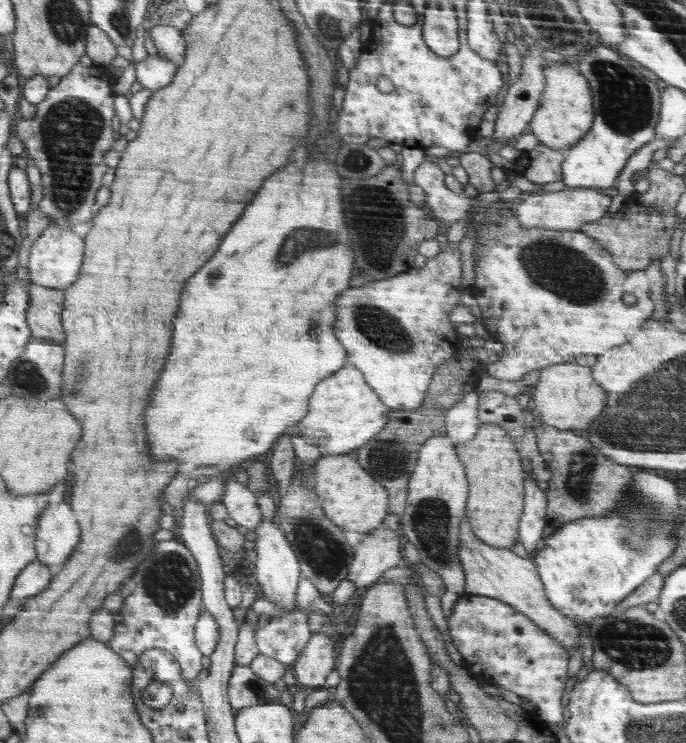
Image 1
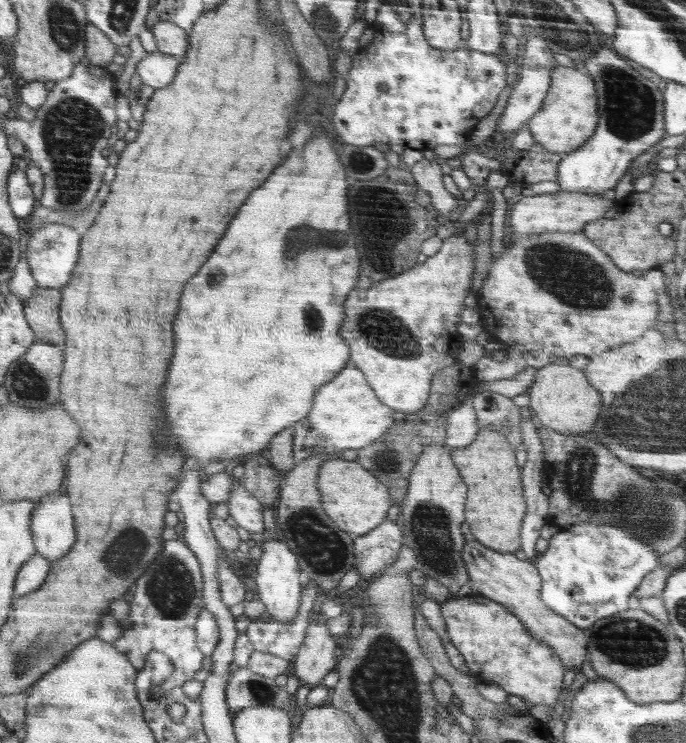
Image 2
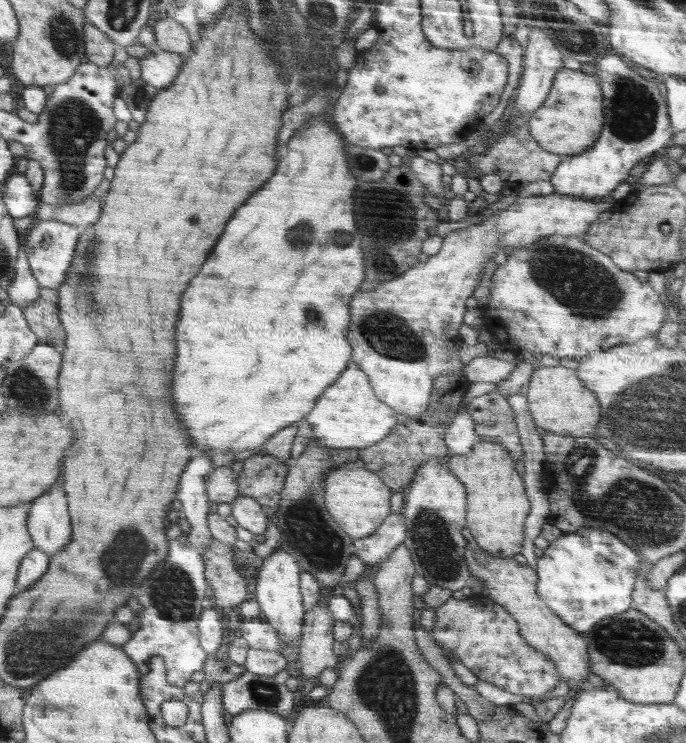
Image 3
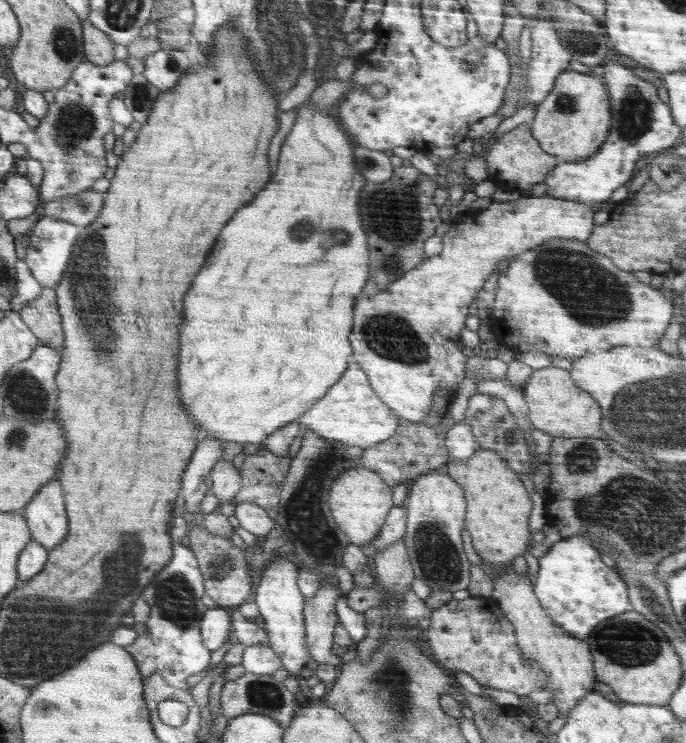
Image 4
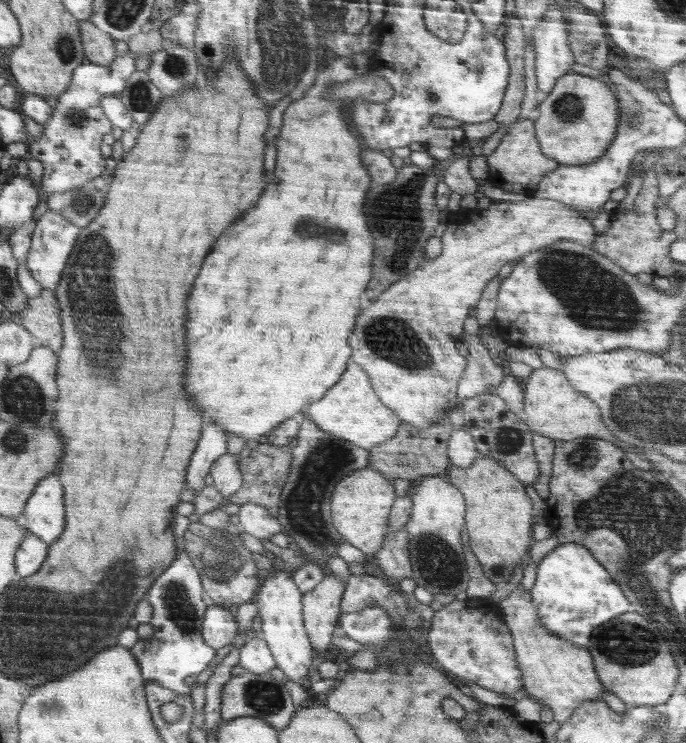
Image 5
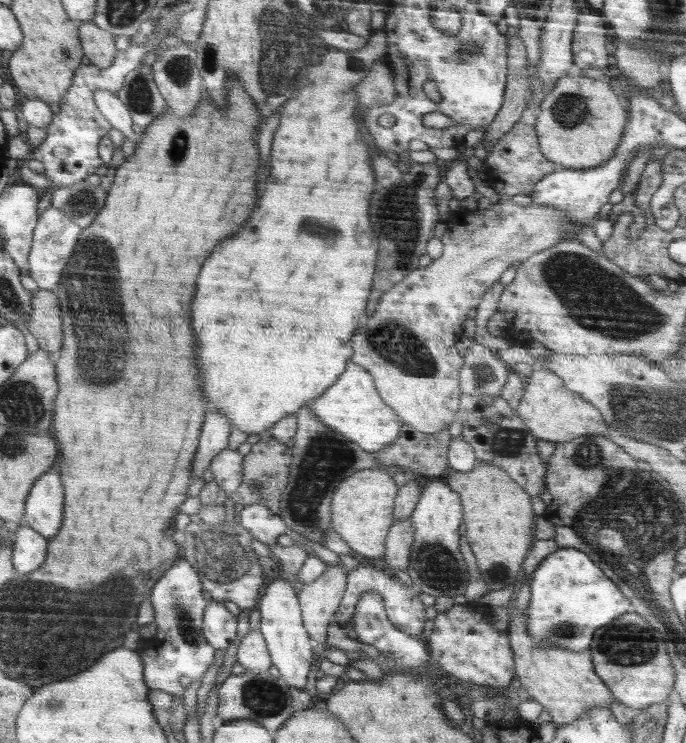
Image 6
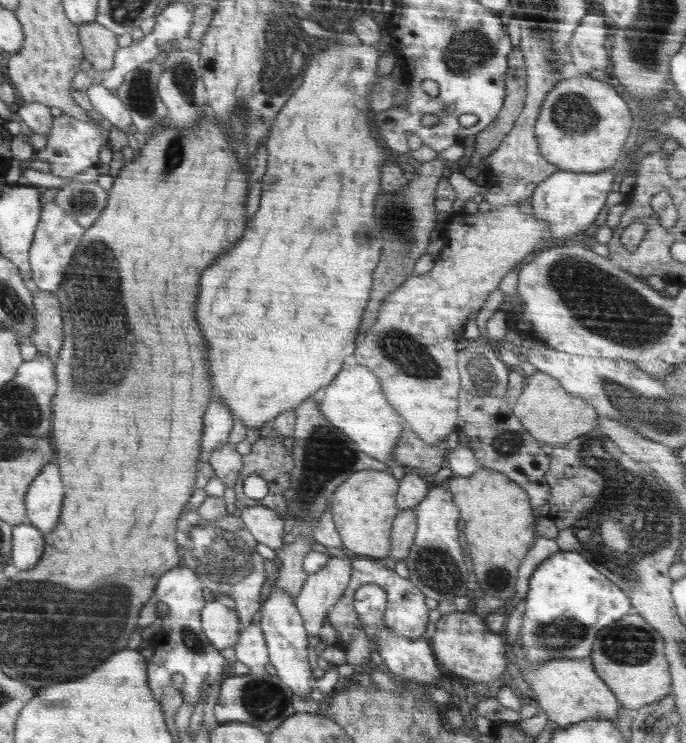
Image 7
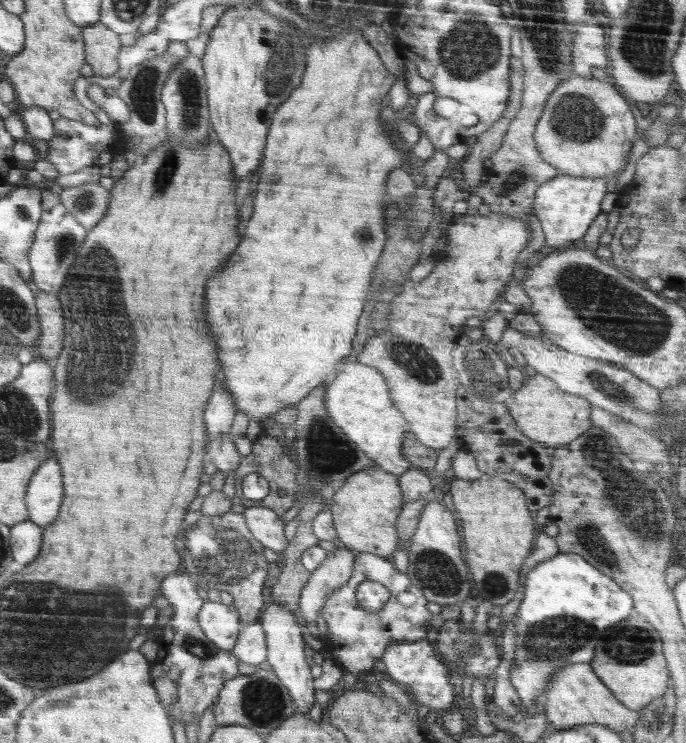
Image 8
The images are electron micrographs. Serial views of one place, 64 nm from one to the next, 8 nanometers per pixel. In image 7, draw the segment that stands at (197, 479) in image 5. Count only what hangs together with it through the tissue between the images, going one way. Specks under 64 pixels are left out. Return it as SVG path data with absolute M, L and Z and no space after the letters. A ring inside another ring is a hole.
M217 396L212 397L204 422L208 430L204 430L203 453L200 456L202 465L209 461L210 453L228 442L228 434L232 430L231 410Z

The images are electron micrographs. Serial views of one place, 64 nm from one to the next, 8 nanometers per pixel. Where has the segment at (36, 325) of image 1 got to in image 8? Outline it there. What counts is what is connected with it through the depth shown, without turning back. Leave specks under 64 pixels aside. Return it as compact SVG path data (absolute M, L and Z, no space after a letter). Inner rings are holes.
M40 291L37 297L43 333L36 346L38 355L56 362L67 340L67 319L57 293Z

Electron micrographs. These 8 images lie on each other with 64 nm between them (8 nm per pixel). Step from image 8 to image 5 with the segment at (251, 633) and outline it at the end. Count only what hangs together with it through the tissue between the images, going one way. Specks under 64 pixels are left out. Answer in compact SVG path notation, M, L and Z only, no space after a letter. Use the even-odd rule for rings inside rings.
M259 634L250 640L246 640L240 650L238 664L245 671L261 674L276 668L276 662L272 658L271 650Z

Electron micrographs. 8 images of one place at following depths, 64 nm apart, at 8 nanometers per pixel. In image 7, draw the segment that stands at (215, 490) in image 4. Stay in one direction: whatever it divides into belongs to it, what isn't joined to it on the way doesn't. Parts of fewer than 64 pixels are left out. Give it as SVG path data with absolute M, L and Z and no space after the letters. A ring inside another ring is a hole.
M227 442L210 453L207 463L212 466L214 474L226 487L234 489L236 479L243 467L243 458L244 456L235 449L234 445Z

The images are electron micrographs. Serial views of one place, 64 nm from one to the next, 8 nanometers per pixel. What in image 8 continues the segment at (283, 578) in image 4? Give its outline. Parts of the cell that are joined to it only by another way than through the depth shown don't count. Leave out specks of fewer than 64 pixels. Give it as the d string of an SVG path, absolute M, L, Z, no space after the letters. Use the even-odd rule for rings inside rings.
M272 601L264 609L261 625L265 632L265 643L267 646L267 661L273 668L275 676L282 682L282 685L290 698L292 704L297 706L296 714L307 715L312 704L314 704L314 688L312 688L312 676L310 676L310 664L304 654L304 640L302 630L296 622L296 616L290 612L288 607Z

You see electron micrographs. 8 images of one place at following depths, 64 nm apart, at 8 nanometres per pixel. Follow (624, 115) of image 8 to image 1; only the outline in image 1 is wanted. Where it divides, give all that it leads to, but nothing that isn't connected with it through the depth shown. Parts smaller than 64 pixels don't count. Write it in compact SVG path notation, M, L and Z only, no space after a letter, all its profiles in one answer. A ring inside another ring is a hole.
M550 63L543 66L545 87L539 105L530 119L528 130L548 148L566 152L590 130L594 122L592 93L588 79L570 64Z

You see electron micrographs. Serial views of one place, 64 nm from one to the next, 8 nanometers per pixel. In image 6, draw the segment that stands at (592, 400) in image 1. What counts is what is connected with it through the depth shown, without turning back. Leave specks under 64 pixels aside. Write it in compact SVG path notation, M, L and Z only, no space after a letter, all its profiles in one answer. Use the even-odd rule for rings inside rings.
M536 367L525 381L525 391L516 408L516 414L520 415L536 439L563 443L586 434L604 435L607 432L607 423L603 421L600 410L570 390L554 371Z

